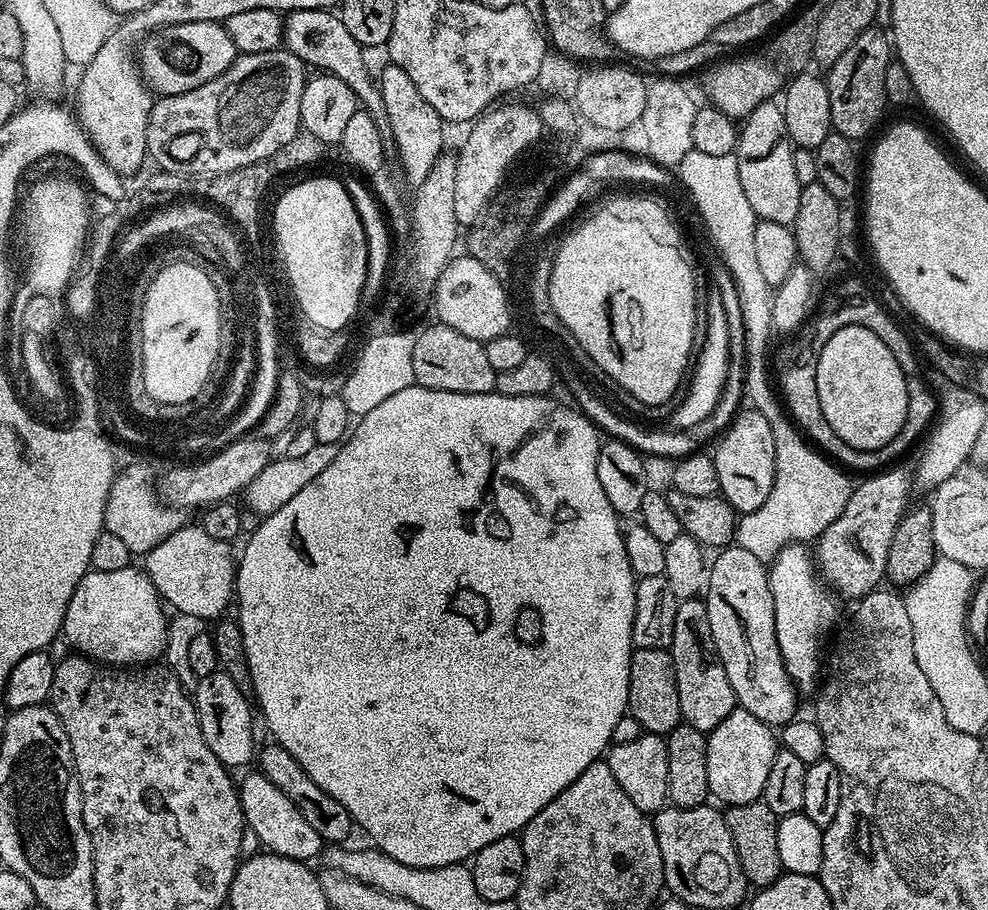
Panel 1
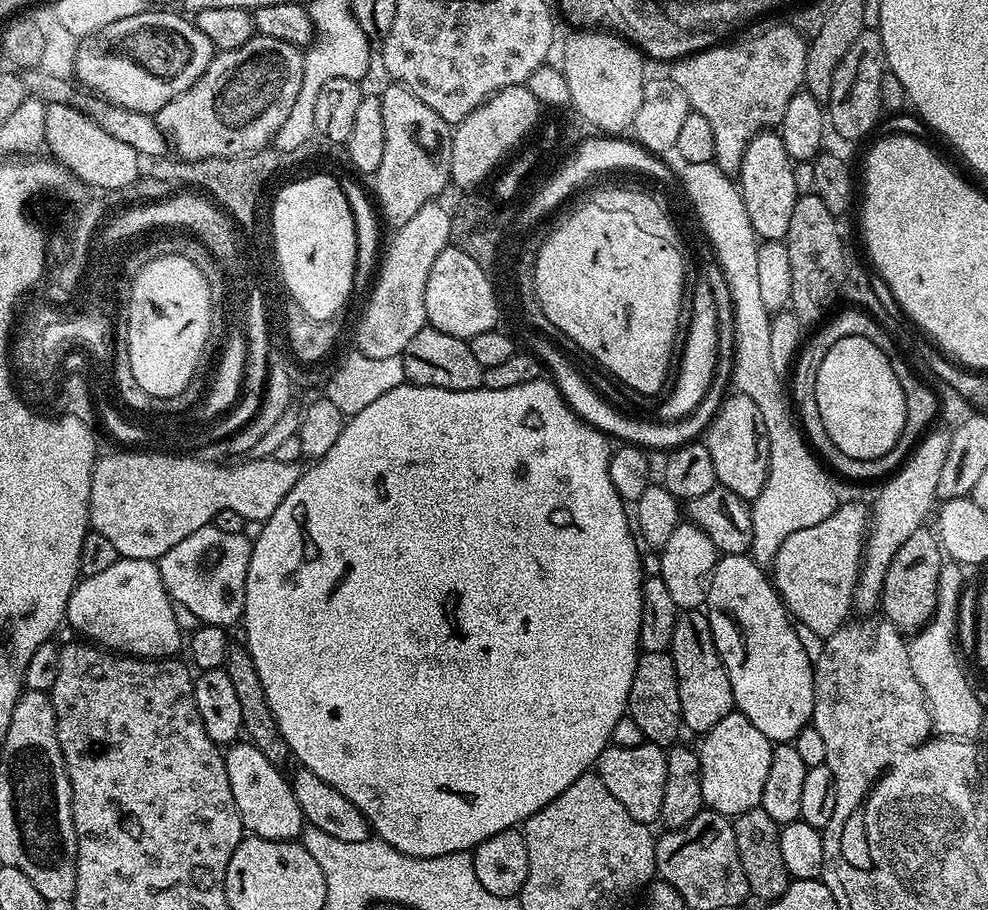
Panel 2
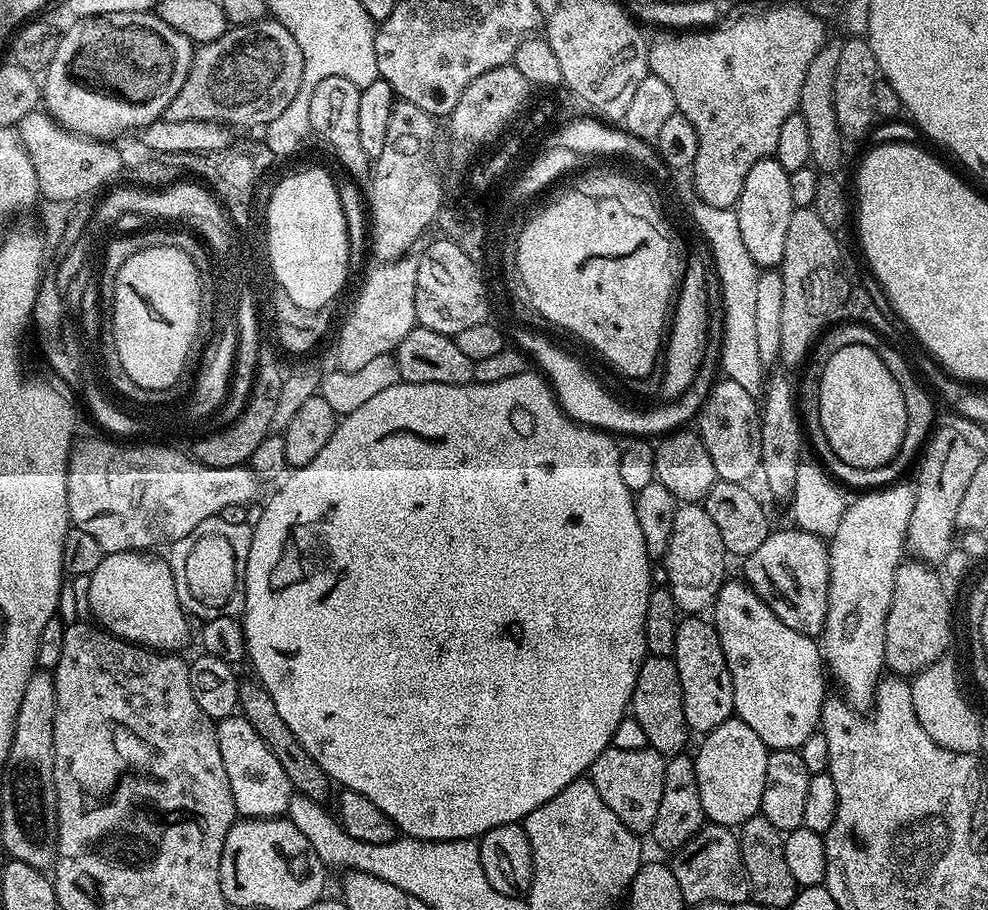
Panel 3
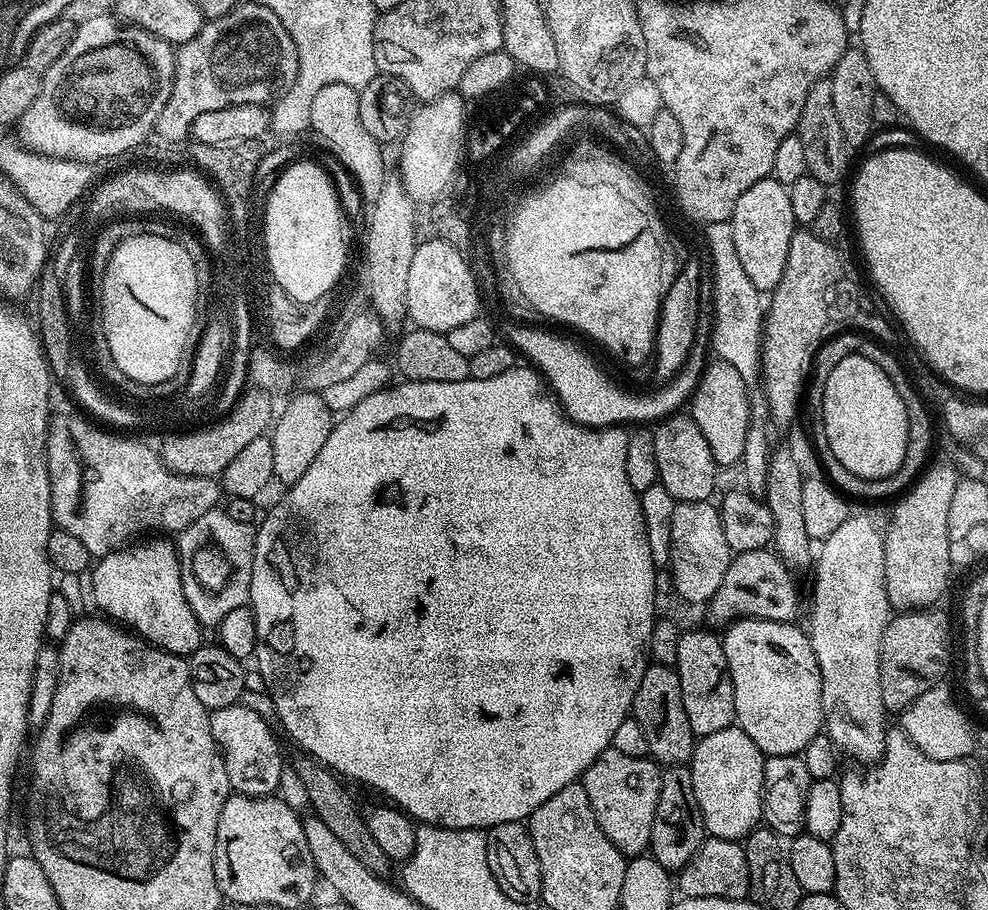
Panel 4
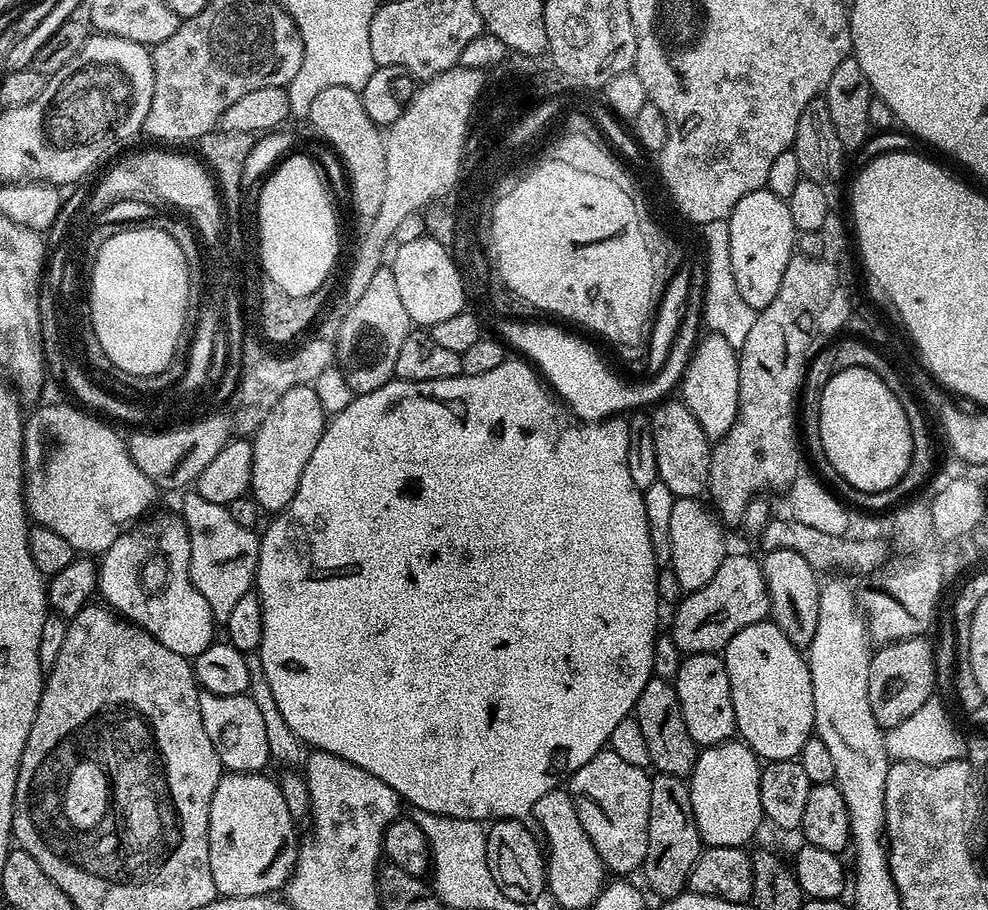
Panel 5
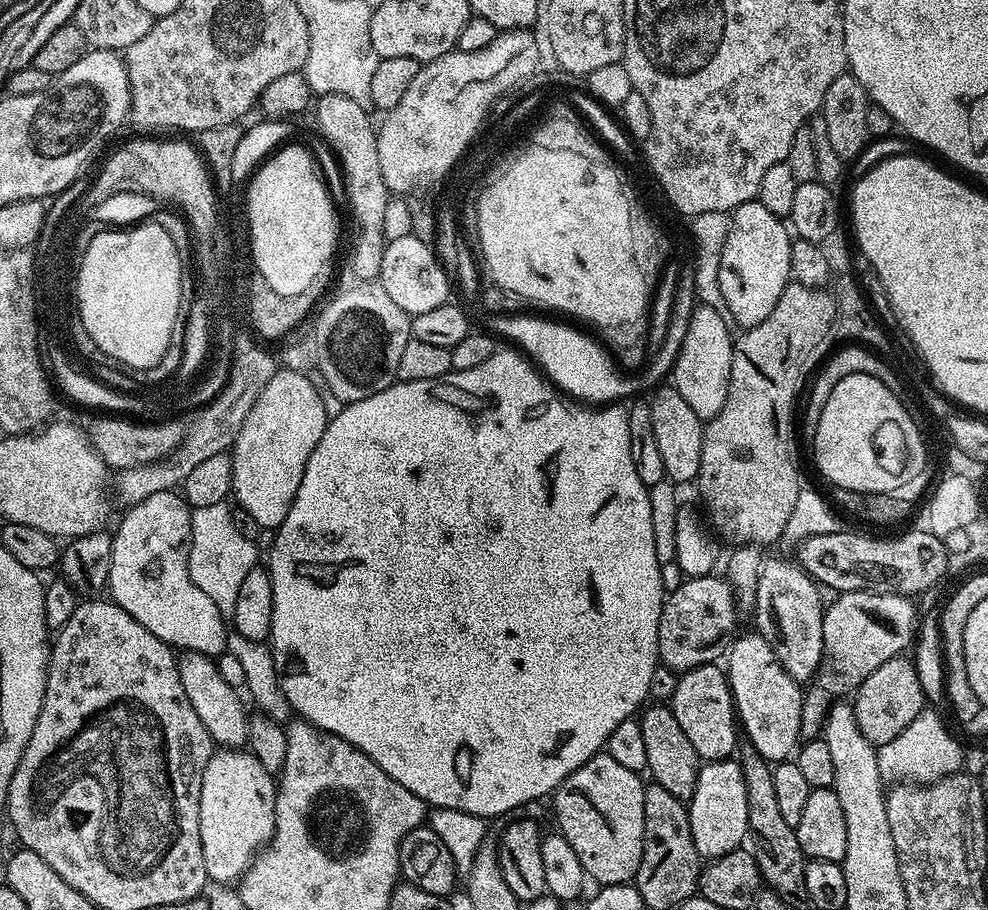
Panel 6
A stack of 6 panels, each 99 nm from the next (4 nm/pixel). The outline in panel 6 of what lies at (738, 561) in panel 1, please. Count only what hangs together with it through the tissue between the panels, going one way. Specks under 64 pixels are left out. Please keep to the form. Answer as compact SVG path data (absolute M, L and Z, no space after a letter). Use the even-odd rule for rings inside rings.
M759 632L737 635L726 652L726 675L736 706L739 727L748 735L747 743L769 762L784 762L801 743L804 692L795 678L776 660L774 650Z

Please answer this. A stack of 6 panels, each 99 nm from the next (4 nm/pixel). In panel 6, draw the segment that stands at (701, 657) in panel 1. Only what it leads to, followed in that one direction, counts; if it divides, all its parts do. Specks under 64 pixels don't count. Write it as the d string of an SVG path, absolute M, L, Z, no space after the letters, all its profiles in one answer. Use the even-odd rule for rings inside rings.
M719 663L703 664L694 670L683 673L677 679L670 707L674 718L678 718L678 726L682 726L686 738L690 738L690 746L694 746L701 761L726 760L737 751L736 706L732 702L732 691L728 685L725 669Z

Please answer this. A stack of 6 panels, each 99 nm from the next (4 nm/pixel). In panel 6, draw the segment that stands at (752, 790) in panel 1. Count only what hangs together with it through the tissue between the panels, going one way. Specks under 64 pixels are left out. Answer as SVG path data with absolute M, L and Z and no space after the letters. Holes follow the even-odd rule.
M735 759L710 760L701 767L698 782L691 800L687 801L688 817L690 818L690 834L694 838L694 846L698 854L705 860L716 860L722 854L730 854L735 848L741 847L749 839L747 822L747 792L743 772Z

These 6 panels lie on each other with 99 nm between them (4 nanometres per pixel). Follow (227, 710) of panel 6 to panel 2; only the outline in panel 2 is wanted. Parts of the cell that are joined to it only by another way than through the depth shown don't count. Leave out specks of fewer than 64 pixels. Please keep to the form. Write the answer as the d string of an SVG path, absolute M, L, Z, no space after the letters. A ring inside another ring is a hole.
M236 742L231 745L223 753L224 757L224 765L226 766L226 778L230 778L230 790L234 794L234 806L238 806L238 814L242 818L242 822L244 823L245 829L251 835L261 836L262 838L270 838L271 840L294 840L297 839L303 833L306 827L306 821L304 819L304 815L302 814L302 810L298 806L298 798L294 798L294 790L292 789L292 785L290 783L289 777L287 775L283 776L281 769L277 767L277 765L272 764L270 759L266 758L262 751L255 747L251 742Z

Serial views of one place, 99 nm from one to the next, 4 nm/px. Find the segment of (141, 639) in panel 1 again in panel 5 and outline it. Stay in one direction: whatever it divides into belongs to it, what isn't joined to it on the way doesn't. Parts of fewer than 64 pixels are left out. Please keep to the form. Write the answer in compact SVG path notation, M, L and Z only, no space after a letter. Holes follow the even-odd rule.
M156 516L153 520L144 518L135 526L127 529L102 554L98 564L98 592L105 596L107 607L115 610L125 620L131 620L147 632L162 646L195 658L214 643L212 635L218 631L218 625L212 619L210 605L194 586L190 578L190 534L183 519L176 516Z

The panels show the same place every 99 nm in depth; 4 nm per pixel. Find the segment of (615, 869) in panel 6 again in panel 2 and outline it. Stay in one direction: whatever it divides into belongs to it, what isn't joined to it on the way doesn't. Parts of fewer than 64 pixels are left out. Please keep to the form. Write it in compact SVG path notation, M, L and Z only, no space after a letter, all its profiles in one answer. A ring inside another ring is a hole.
M647 742L638 746L612 744L602 750L594 771L606 782L606 790L626 806L626 814L638 822L652 826L659 821L662 810L662 794L666 786L666 752L661 745Z

